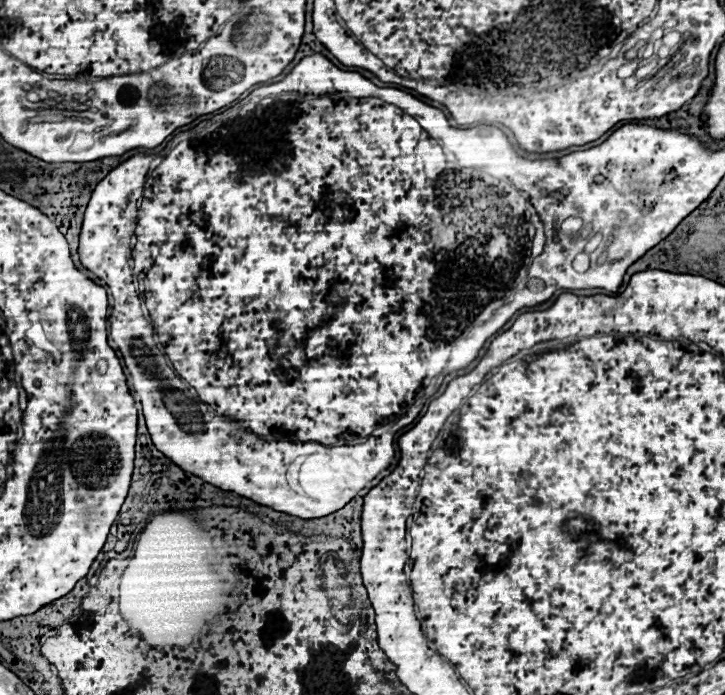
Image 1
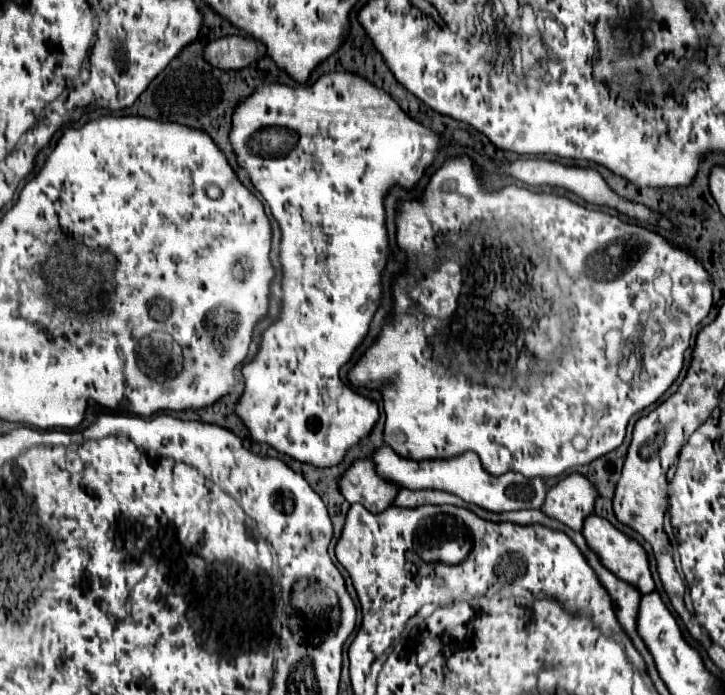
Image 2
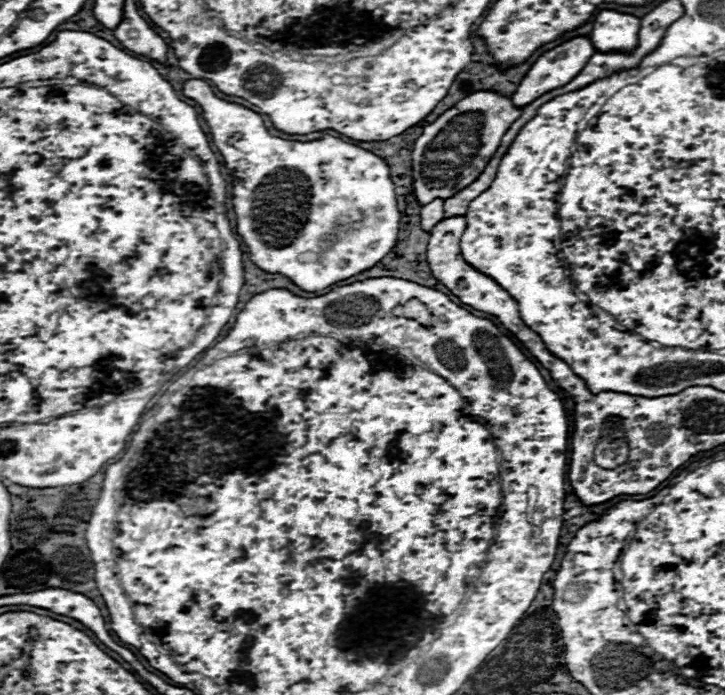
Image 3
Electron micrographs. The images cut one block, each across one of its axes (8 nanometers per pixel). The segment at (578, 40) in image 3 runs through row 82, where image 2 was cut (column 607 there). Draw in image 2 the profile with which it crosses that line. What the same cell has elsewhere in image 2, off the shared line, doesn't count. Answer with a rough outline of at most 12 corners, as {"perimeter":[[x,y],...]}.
{"perimeter":[[596,514],[582,532],[604,566],[654,592],[648,554]]}

